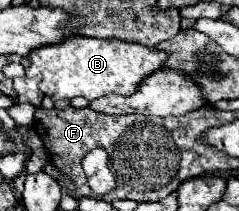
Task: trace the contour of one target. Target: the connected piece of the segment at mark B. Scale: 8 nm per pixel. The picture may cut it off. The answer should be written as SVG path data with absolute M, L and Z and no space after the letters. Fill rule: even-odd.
M73 36L57 46L41 46L41 50L33 50L33 54L27 54L21 64L25 66L27 76L41 76L39 90L53 100L71 100L75 96L95 100L107 94L133 94L143 78L161 68L165 58L165 52L141 44Z

